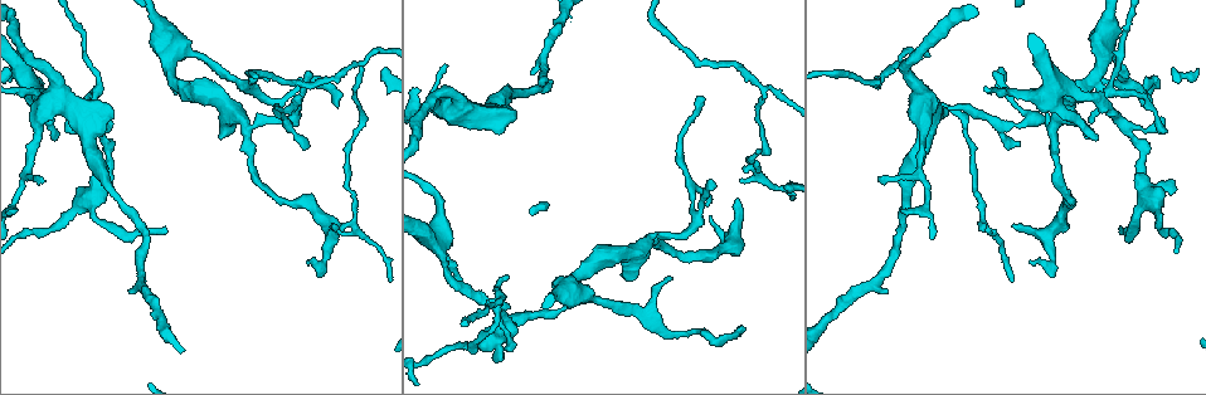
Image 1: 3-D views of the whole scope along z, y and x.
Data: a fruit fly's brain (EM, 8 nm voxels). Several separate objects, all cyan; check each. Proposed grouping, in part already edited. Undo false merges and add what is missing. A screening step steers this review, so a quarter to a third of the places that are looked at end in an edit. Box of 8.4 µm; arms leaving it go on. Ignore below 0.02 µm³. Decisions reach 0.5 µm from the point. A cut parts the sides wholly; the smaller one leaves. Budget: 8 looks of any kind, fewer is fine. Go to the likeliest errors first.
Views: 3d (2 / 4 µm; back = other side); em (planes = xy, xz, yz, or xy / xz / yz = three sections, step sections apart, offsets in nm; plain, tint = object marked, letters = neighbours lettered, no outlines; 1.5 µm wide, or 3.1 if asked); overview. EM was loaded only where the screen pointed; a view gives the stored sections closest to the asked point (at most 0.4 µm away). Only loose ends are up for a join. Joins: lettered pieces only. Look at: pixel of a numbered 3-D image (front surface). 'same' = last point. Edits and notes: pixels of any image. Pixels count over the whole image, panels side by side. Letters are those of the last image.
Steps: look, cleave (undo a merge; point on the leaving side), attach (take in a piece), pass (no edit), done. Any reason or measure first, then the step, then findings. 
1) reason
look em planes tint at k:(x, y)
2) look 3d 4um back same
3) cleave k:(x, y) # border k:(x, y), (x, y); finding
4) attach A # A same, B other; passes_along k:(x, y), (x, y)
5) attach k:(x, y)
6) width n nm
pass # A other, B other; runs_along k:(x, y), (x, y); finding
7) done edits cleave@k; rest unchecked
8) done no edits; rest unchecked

look em xy step 4 tint at 1:(712, 218)

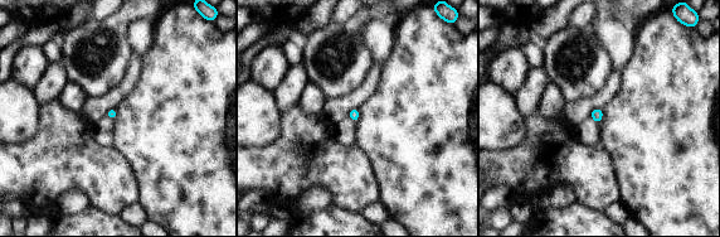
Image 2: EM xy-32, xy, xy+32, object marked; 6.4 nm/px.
look em planes letters same

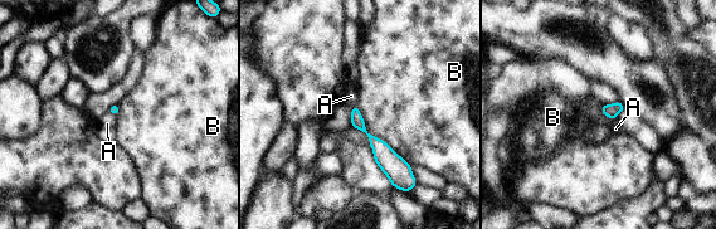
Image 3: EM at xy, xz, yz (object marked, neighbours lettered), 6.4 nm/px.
longest_contact B 550 nm
pass # A other, B other; runs_along 3:(355, 111), (356, 121), (399, 176); none of them fits

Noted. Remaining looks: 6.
a fork
look em planes tint at 1:(1053, 127)

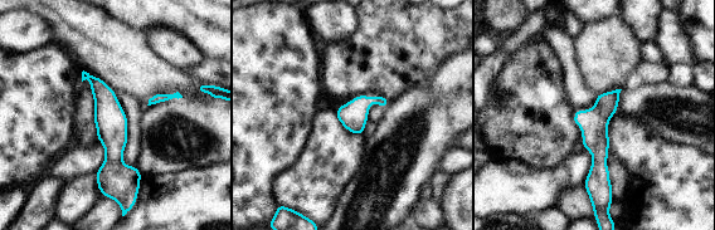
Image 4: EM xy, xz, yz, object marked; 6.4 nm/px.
look em planes letters same

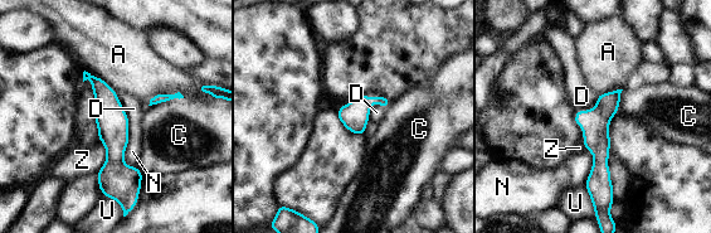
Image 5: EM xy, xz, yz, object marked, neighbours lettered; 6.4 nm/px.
pass # A other, C other, D other, N other, U other, Z other; border 5:(115, 92), (128, 122); continuous, no second neuron

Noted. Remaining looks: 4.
tapers out
look em xy step 4 letters at 1:(879, 181)

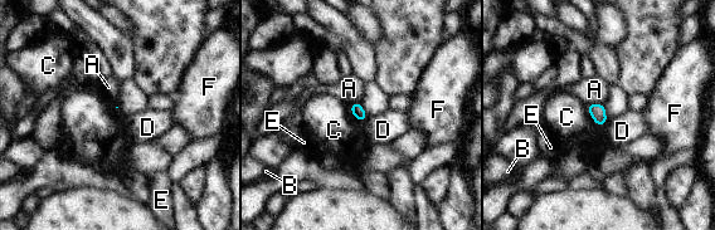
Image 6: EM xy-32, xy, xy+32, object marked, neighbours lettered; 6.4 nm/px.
look em planes letters same

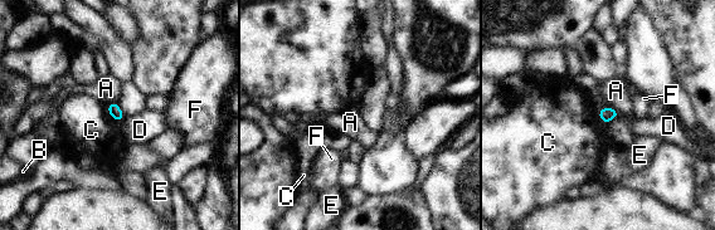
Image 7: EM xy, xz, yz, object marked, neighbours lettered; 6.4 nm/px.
width 80 nm
pass # A other, B other, C other, D other, E other, F other; border 7:(106, 109), (115, 121); none of them fits

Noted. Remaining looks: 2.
done no edits; rest unchecked

